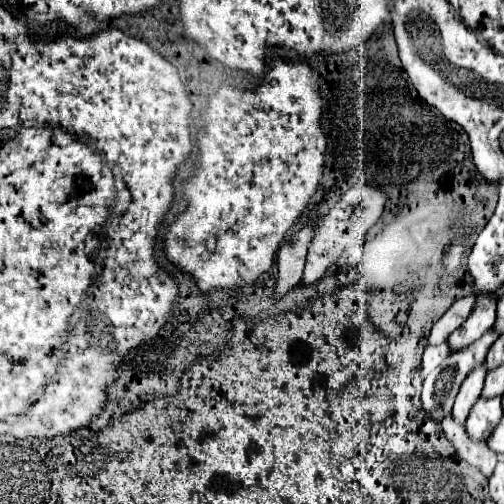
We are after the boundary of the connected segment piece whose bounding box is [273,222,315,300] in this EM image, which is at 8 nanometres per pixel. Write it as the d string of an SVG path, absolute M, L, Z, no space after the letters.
M315 222L311 226L303 226L291 240L287 240L279 254L277 254L277 266L279 266L279 278L273 290L273 300L279 300L281 296L285 296L285 292L289 292L291 288L295 288L301 280L303 274L303 266L305 266L305 254L307 254L307 246L313 238L315 232Z

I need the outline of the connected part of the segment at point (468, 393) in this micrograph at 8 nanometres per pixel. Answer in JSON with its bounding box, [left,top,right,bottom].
[453,362,487,424]

